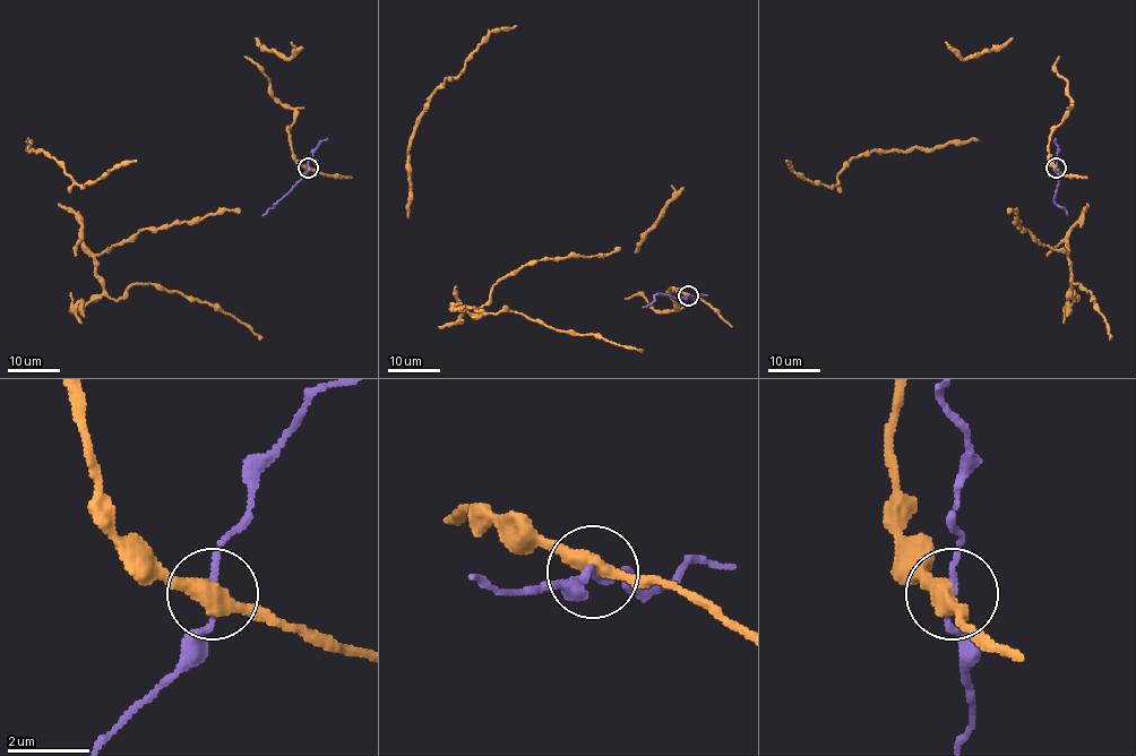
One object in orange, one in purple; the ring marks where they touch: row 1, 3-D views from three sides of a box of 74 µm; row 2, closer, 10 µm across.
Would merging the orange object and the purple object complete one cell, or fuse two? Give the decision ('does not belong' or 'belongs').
does not belong

